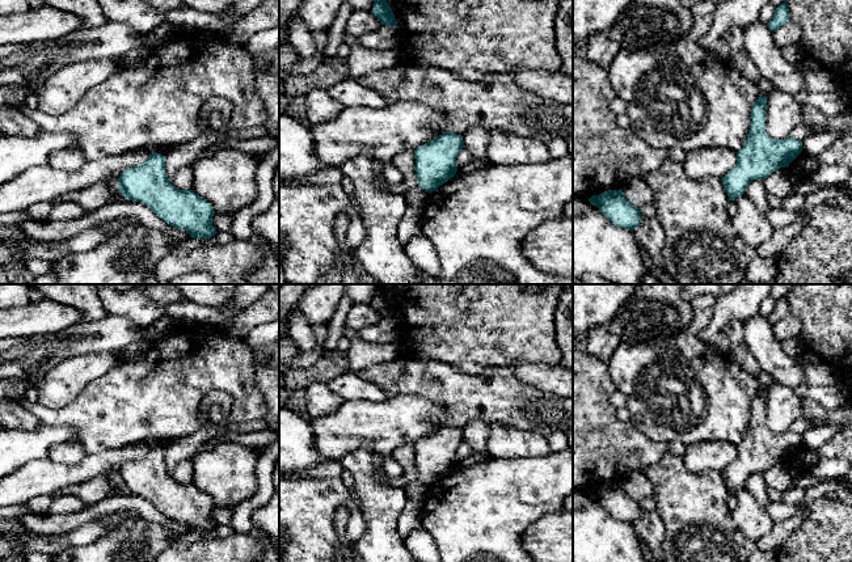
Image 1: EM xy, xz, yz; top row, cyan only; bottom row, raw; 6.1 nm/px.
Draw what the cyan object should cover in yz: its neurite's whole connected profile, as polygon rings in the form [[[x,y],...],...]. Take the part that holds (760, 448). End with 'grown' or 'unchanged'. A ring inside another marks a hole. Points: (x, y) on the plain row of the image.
[[[759,388],[751,403],[747,432],[737,445],[737,459],[721,472],[730,494],[743,489],[754,473],[765,473],[802,445],[802,435],[794,431],[772,432],[765,424],[767,392]]]; unchanged

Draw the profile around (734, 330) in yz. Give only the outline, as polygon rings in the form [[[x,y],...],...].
[[[738,320],[730,321],[727,325],[724,326],[722,331],[726,334],[731,345],[746,342],[745,324]]]

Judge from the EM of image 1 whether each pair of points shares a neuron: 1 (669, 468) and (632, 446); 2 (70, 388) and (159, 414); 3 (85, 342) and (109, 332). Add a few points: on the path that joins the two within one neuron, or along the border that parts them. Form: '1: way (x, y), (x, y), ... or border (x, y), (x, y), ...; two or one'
1: border (669, 448), (642, 472); two
2: border (106, 372), (91, 381), (71, 401), (55, 408); two
3: way (91, 339), (104, 336); one

